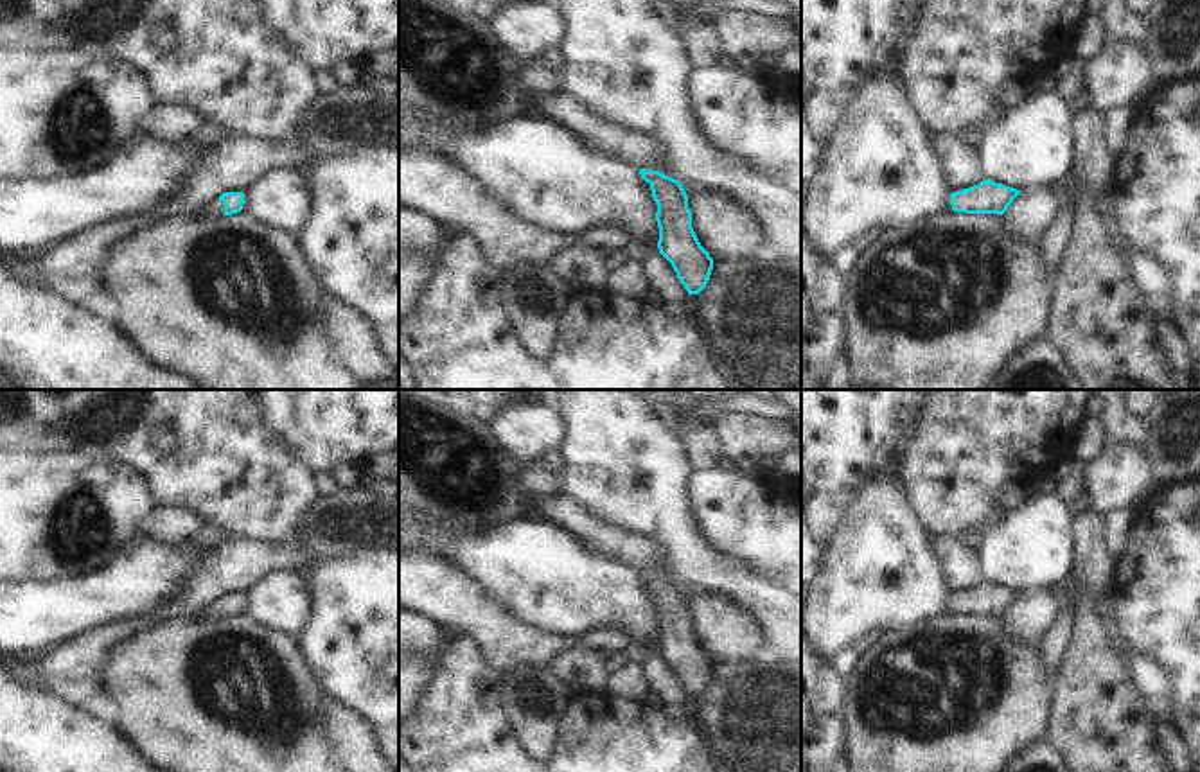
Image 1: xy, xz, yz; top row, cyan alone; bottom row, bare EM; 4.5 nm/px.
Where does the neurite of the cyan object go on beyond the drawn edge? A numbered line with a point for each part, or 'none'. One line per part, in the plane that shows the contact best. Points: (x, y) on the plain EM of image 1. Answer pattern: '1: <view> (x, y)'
1: xy (212, 611)

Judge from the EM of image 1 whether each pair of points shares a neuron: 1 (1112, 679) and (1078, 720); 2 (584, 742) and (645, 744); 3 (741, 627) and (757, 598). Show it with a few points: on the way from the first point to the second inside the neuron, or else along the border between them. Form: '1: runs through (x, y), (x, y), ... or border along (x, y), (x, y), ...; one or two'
1: runs through (1102, 688), (1089, 710); one
2: runs through (599, 742), (631, 744); one
3: border along (712, 591), (730, 595), (757, 620), (766, 649); two

